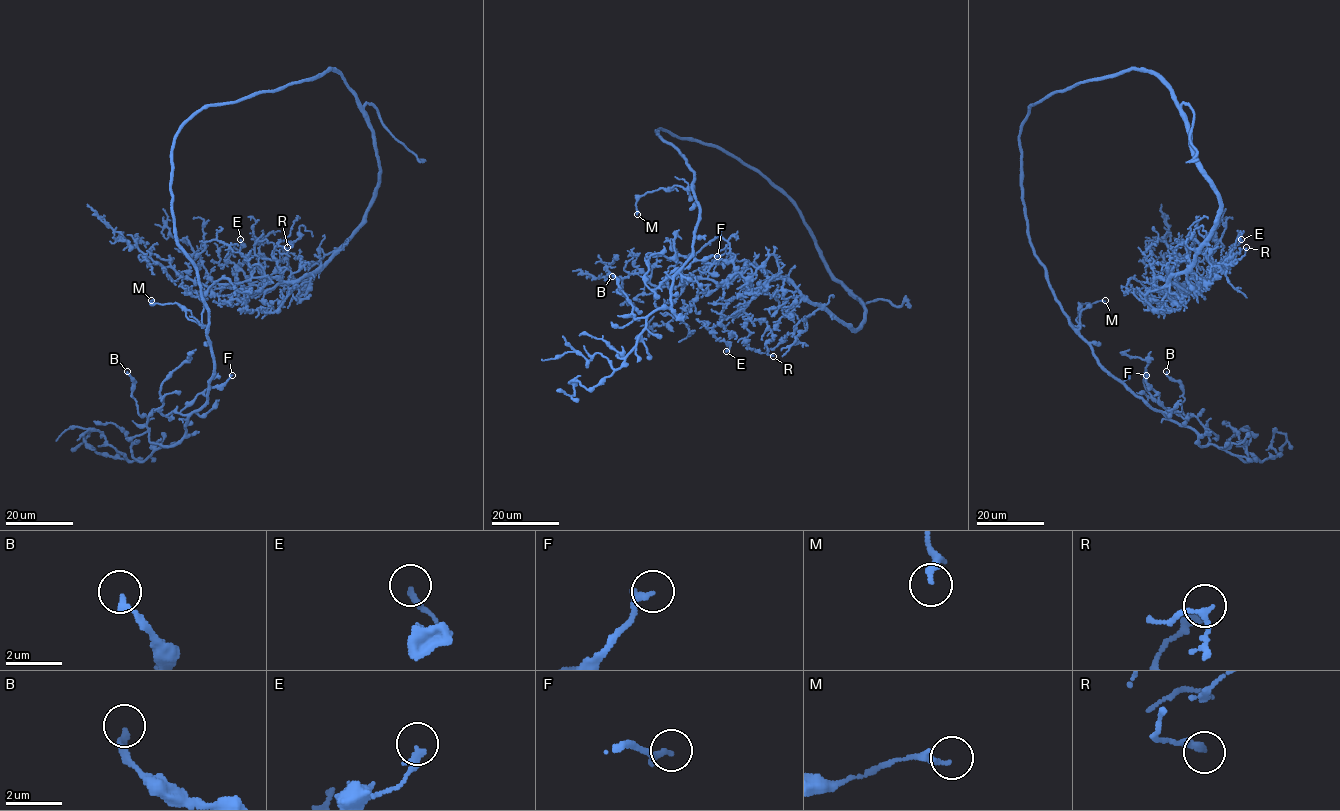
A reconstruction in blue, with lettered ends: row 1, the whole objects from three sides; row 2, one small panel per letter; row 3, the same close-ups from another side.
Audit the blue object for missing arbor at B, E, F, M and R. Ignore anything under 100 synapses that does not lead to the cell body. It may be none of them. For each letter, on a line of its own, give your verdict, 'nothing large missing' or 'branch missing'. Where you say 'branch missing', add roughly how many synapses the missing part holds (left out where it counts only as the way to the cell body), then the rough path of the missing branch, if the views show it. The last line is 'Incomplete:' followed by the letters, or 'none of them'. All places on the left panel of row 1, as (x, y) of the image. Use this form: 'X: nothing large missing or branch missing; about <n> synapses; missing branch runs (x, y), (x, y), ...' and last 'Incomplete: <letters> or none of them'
B: nothing large missing
E: nothing large missing
F: nothing large missing
M: nothing large missing
R: nothing large missing
Incomplete: none of them

